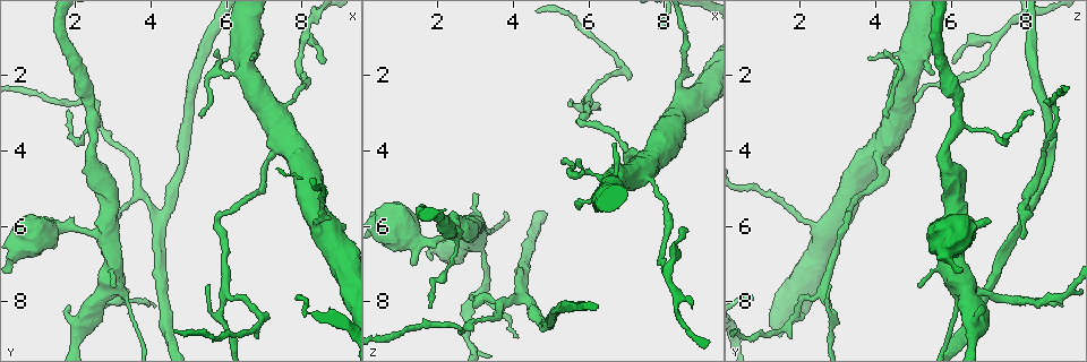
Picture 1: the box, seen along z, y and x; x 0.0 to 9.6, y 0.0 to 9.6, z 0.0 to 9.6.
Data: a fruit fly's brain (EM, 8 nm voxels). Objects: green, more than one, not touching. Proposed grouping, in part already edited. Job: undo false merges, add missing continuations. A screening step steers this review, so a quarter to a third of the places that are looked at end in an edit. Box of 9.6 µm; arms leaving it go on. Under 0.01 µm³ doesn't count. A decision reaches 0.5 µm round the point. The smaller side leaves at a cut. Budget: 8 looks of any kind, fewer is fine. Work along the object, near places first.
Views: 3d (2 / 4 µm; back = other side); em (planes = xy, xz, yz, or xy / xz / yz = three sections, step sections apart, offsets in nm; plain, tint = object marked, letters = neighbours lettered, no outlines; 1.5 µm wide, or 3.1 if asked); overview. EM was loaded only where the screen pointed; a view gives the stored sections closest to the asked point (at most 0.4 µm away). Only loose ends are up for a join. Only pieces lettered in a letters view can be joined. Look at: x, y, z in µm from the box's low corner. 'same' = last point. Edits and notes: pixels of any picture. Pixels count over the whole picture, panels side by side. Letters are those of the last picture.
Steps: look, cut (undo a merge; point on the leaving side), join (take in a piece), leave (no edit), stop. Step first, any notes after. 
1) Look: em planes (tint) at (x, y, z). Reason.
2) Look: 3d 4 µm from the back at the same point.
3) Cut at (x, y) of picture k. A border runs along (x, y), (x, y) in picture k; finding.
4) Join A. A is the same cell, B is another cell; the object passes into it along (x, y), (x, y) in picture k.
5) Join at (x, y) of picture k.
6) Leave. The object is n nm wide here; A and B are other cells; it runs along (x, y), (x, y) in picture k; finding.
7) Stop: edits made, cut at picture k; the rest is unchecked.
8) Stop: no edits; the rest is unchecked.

Look: 3d 4 µm at (7.40, 4.00, 4.10). Sharp bend.

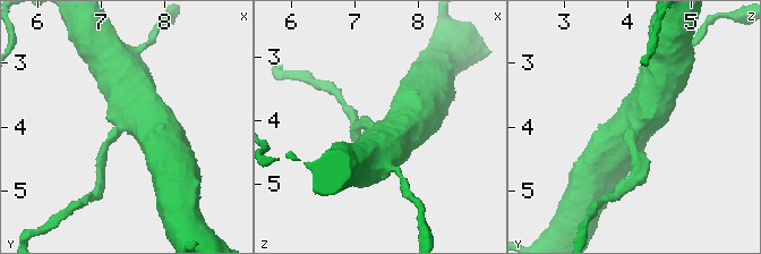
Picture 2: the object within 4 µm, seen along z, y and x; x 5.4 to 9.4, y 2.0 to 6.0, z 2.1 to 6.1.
Look: em planes (letters) at (7.45, 3.95, 4.20).

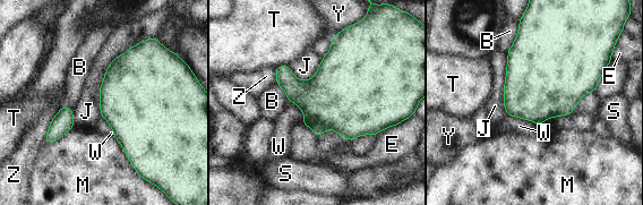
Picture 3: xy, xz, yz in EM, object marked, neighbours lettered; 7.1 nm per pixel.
Leave. The object is 440 nm wide here; B, E, J, M, S, T, W, Y and Z are other cells; a border runs along (507, 114), (529, 119), (538, 125) in picture 3; continuous, no second neuron.

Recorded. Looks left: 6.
Look: 3d 4 µm at (2.00, 3.75, 7.40). Sharp bend.

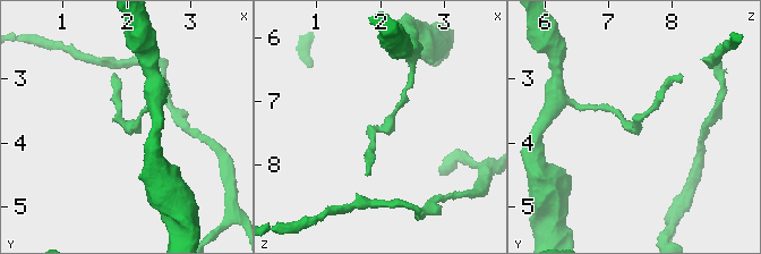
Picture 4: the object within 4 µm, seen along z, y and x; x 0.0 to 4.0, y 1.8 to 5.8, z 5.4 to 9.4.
Look: em planes (tint) at (2.05, 3.80, 7.40).

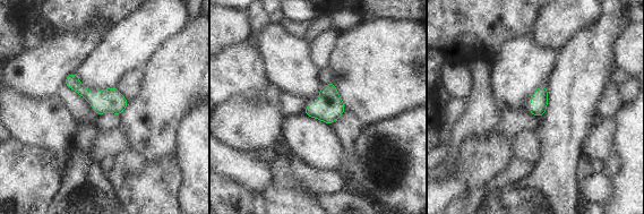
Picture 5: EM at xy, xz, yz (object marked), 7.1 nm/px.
Look: em planes (letters) at the same point.

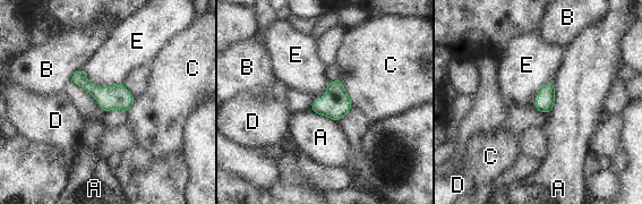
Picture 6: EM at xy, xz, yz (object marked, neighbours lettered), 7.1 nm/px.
Leave. A, B, C, D and E are other cells; all the same neuron.

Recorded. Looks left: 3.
Look: em planes (letters) at (3.15, 7.60, 6.55). Four or more arms meet.

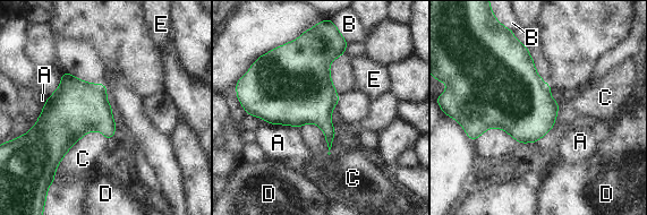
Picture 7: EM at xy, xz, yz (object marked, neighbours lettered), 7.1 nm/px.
Leave. A, B, C, D and E are other cells; a border runs along (108, 138), (86, 132), (56, 171) in picture 7; continuous, no second neuron.

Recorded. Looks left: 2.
Stop: no edits; the rest is unchecked.

